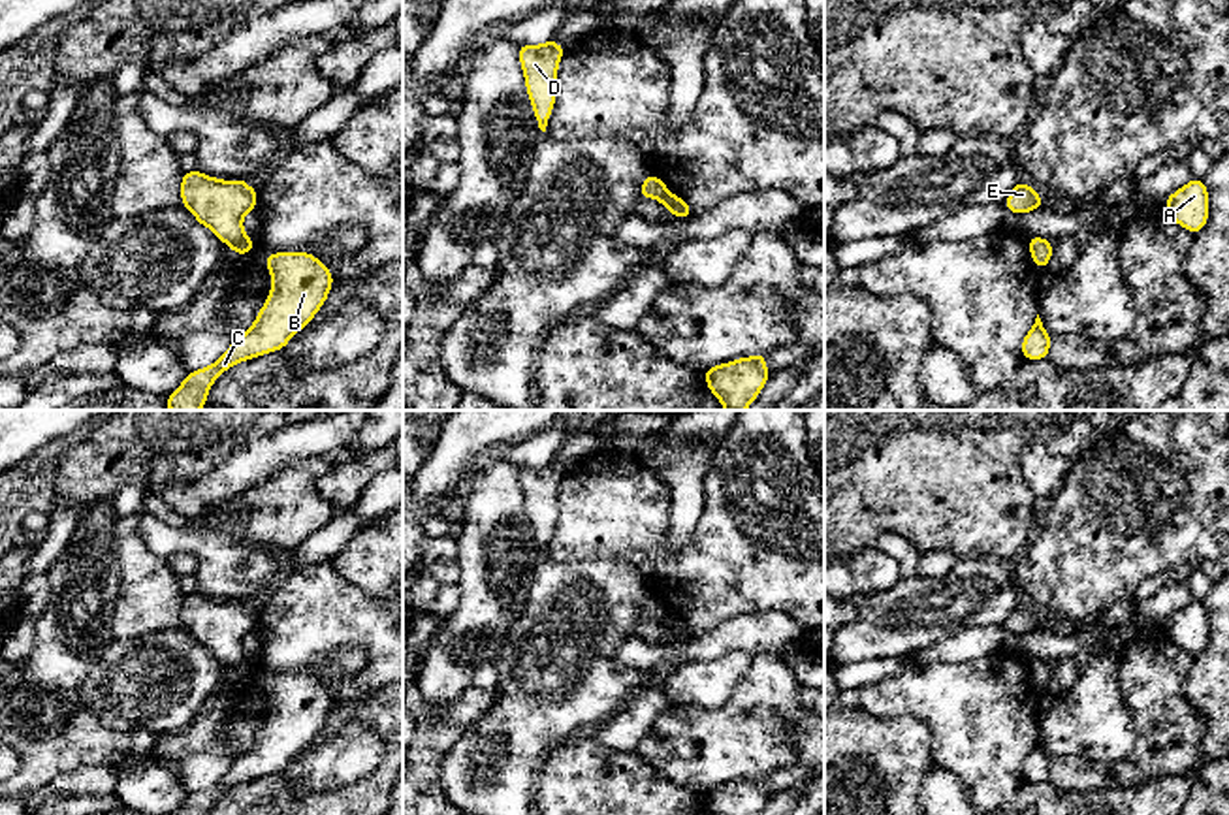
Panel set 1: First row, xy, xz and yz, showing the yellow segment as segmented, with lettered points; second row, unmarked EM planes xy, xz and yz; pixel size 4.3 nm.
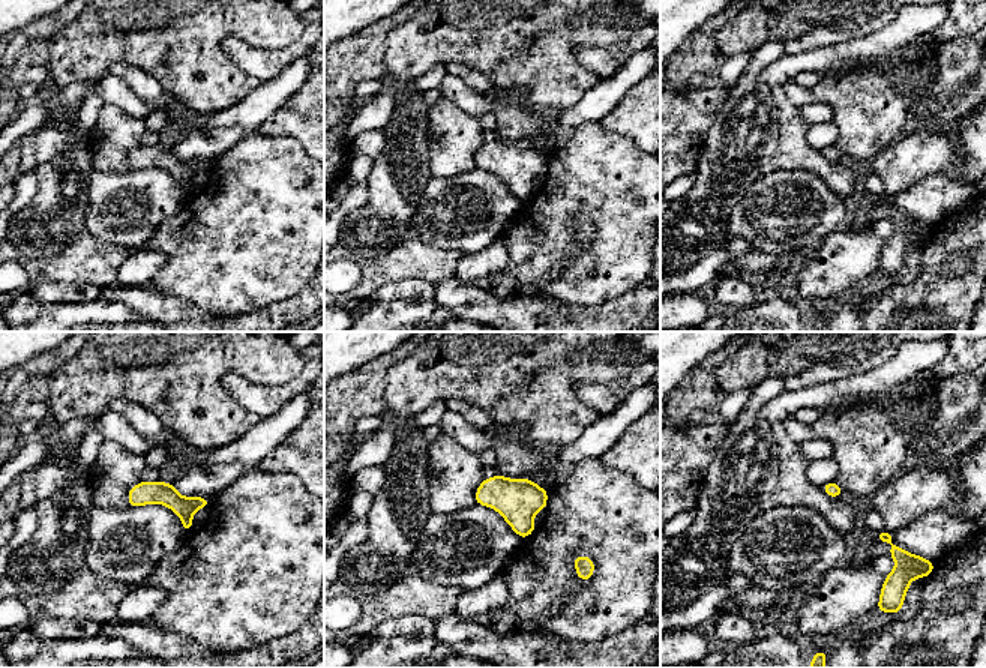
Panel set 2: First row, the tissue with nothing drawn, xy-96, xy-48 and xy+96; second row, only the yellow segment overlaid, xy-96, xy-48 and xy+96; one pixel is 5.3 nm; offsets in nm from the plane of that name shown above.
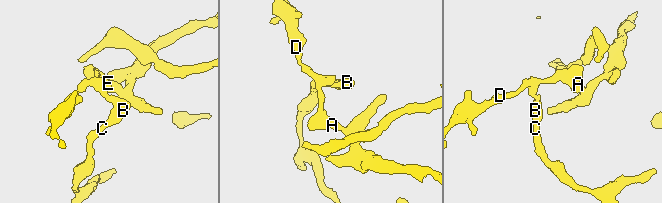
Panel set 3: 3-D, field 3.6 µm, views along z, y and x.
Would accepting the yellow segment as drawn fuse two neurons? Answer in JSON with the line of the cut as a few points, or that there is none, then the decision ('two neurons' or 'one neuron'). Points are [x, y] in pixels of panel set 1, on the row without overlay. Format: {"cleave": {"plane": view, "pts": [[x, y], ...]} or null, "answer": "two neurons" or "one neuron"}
{"cleave": {"plane": "xy", "pts": [[247, 659], [234, 672]]}, "answer": "two neurons"}

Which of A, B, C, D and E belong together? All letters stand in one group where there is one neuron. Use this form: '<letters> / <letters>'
A B C / D E

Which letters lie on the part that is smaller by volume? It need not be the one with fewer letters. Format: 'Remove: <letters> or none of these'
Remove: D, E

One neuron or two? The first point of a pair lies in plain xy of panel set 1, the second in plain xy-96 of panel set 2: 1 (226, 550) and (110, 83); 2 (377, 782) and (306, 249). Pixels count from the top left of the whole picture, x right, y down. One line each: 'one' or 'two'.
1: one
2: two

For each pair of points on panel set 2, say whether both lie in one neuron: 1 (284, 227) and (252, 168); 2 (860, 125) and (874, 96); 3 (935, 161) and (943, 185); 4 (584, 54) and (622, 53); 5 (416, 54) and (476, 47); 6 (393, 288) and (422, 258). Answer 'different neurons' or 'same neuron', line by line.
1: same neuron
2: same neuron
3: different neurons
4: same neuron
5: same neuron
6: different neurons

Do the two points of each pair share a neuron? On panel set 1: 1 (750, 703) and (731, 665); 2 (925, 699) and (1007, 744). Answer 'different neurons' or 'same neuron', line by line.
1: different neurons
2: same neuron

